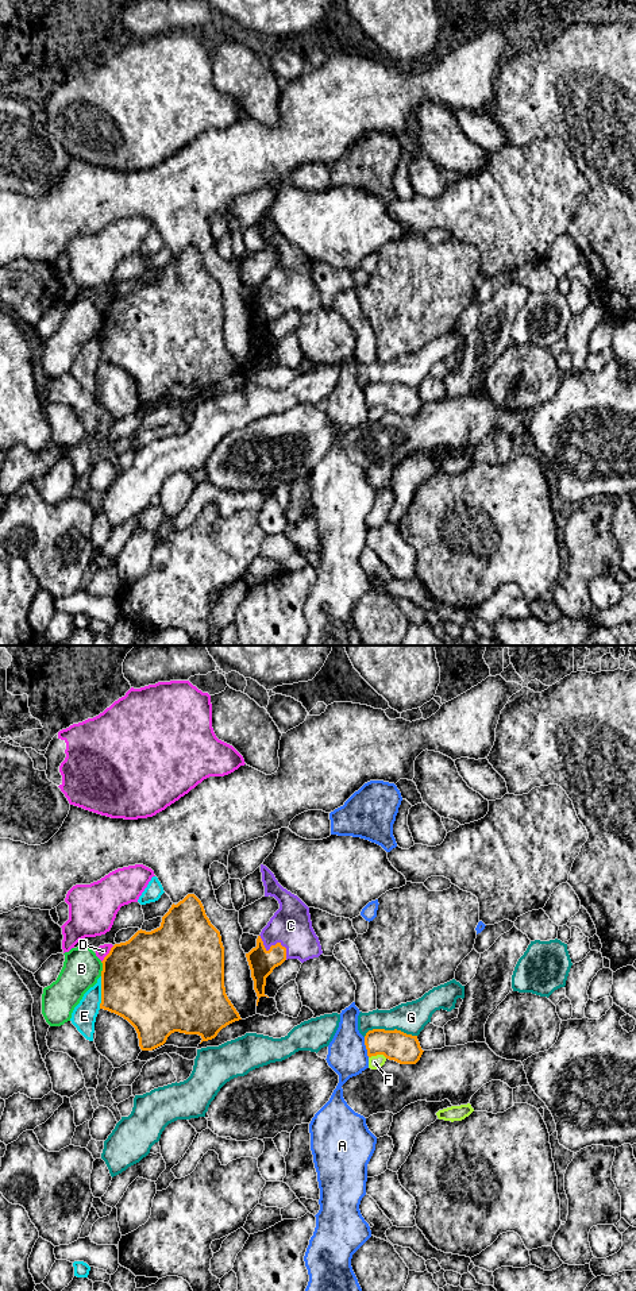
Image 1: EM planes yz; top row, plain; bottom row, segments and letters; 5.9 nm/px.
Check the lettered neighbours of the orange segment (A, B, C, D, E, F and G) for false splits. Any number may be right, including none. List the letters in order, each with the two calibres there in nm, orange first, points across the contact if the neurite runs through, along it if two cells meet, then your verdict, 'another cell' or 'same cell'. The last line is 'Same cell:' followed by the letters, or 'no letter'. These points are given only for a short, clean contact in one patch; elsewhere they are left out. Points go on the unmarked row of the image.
A: 180/240 nm | another cell
B: 500/220 nm | another cell
C: 150/240 nm | across yz (261, 313), (274, 297), (289, 282), (290, 277) | same cell
D: 480/70 nm | another cell
E: 480/140 nm | another cell
F: 180/80 nm | another cell
G: 180/190 nm | another cell
Same cell: C

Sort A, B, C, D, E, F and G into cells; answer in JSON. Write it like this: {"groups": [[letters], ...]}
{"groups": [["A"], ["B"], ["C"], ["D"], ["E"], ["F"], ["G"]]}

